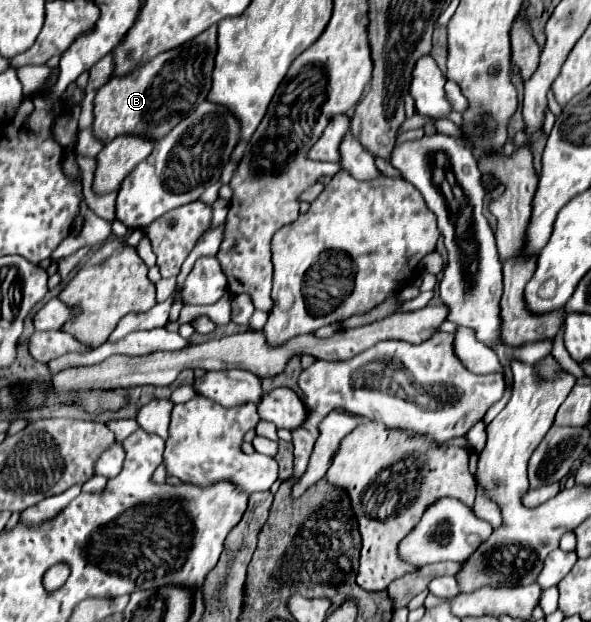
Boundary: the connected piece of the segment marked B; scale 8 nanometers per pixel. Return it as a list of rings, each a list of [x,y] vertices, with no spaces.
[[[209,27],[203,35],[191,39],[175,51],[165,51],[123,79],[111,77],[93,101],[93,135],[101,143],[109,143],[121,135],[139,135],[149,141],[163,139],[177,123],[181,123],[211,89],[213,59],[217,53],[217,27]]]

